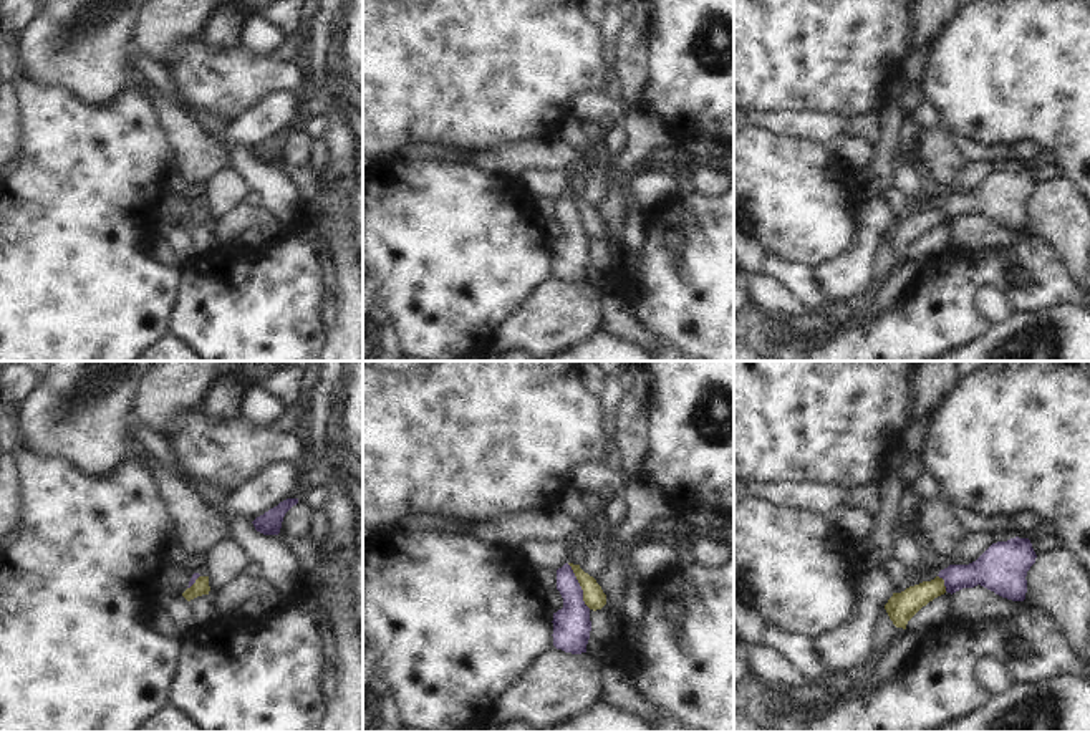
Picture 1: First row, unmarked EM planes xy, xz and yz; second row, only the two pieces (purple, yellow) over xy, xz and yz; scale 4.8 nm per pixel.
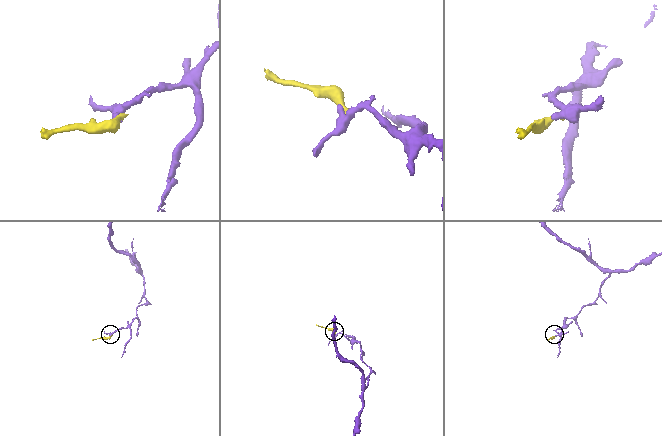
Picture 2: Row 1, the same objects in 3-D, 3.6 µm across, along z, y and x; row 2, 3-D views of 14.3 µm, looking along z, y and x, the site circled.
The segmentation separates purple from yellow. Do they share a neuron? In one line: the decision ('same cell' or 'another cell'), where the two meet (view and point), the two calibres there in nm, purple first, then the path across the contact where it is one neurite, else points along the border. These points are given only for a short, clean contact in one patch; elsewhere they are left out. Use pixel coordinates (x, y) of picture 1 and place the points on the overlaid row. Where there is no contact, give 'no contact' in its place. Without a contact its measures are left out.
another cell; meets purple in xz at (580, 587); 180 nm thick on the purple side, 110 nm on the other; border along xz (567, 563), (582, 590), (582, 600), (590, 608)

